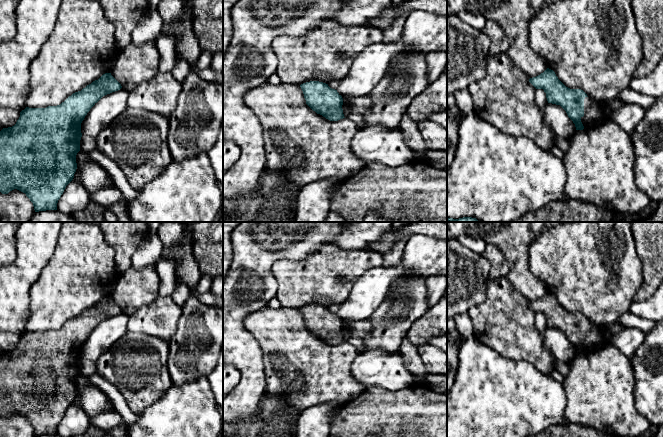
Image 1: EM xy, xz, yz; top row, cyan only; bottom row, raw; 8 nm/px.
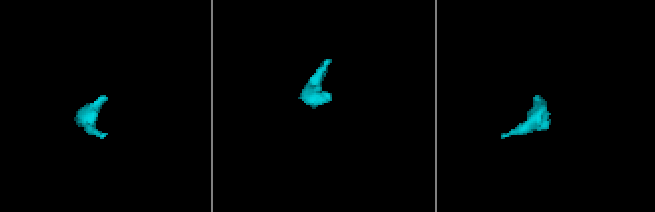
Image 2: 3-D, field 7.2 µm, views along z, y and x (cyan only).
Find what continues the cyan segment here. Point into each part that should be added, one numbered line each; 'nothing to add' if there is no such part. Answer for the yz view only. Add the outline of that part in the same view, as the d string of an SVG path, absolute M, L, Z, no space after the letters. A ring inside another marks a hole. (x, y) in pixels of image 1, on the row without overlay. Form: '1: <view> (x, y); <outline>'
1: yz (595, 336); M589 321L584 323L584 340L581 346L584 353L589 353L610 344L612 337L625 327L617 324L593 325Z

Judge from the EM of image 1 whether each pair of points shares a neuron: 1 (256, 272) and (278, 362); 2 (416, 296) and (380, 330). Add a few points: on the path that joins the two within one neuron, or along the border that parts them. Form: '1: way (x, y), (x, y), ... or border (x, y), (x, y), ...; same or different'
1: border (267, 305), (252, 311), (244, 320); different
2: way (407, 303), (389, 321); same

